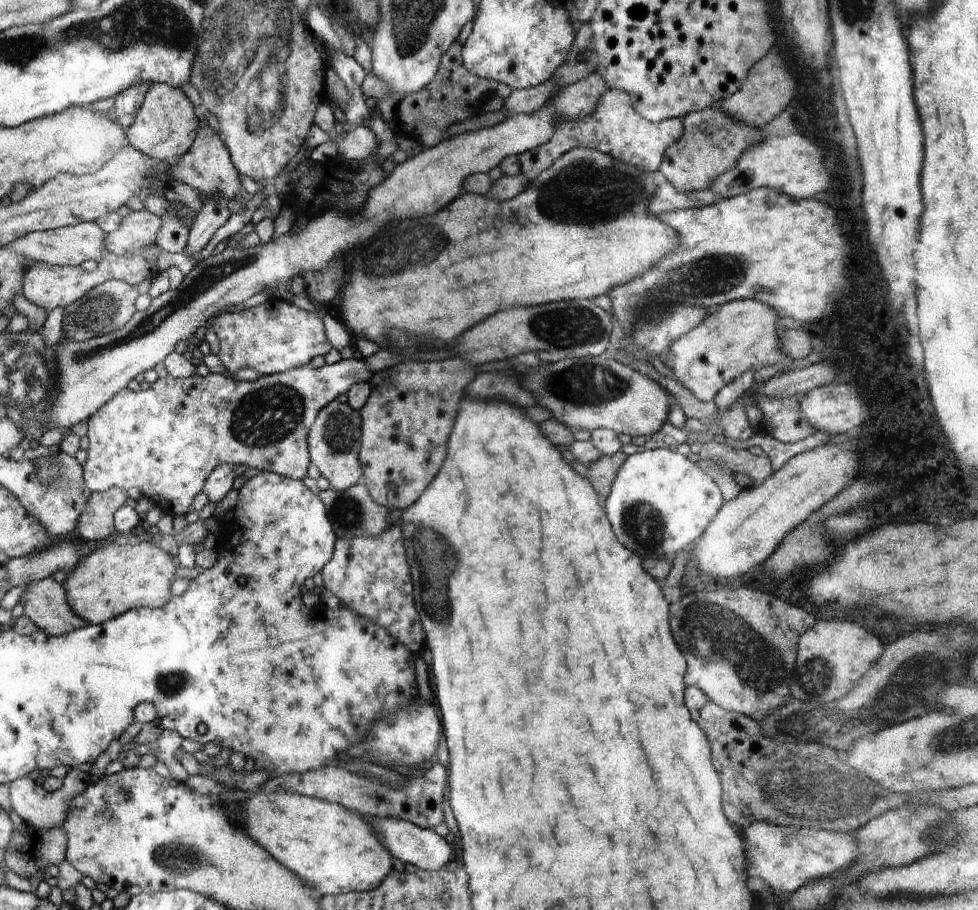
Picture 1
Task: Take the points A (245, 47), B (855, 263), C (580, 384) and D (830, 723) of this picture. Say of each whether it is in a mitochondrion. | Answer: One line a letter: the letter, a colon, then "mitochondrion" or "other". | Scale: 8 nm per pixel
A: mitochondrion
B: other
C: mitochondrion
D: mitochondrion

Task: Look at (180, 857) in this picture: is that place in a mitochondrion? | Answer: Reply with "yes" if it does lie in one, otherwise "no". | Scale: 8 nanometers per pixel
yes

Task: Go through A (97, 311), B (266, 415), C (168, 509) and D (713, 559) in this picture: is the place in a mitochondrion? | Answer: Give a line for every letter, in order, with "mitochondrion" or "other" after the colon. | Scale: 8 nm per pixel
A: mitochondrion
B: mitochondrion
C: other
D: other

